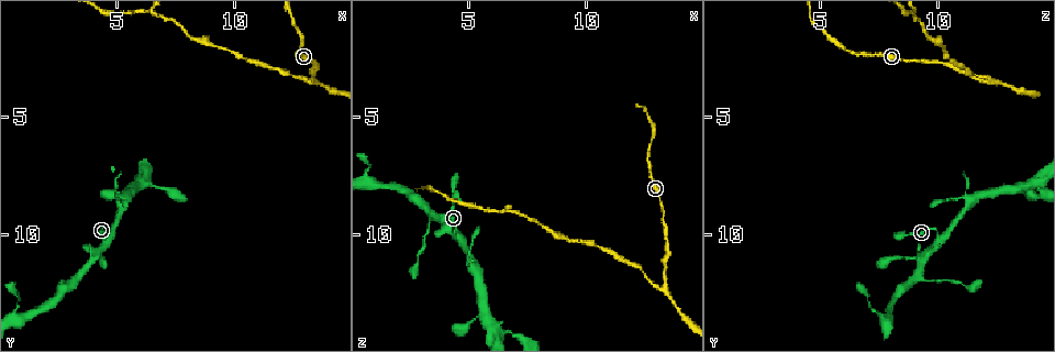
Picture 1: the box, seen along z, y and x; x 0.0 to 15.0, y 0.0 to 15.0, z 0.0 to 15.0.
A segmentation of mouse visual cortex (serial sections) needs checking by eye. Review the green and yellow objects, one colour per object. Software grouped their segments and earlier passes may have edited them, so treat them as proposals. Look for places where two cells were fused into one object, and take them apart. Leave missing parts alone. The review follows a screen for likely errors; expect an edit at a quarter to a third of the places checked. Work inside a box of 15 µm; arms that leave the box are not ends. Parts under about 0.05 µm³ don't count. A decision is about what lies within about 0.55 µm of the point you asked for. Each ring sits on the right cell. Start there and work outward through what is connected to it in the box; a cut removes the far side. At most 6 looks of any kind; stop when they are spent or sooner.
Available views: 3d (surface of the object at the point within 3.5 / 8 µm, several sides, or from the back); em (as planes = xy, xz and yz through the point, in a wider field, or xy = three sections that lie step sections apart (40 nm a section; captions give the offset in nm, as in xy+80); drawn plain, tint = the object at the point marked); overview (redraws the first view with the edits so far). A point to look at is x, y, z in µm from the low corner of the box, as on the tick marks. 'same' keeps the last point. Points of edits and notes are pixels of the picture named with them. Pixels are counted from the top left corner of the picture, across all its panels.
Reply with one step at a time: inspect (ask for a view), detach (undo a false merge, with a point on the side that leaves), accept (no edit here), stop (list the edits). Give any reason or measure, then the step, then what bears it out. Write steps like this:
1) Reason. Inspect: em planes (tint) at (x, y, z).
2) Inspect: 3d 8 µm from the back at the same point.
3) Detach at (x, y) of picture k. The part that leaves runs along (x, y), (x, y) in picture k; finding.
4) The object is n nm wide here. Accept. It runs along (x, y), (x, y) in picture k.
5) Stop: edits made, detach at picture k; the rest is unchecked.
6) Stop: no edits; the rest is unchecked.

Inspect: 3d 8 µm at (4.7, 10.2, 10.2).

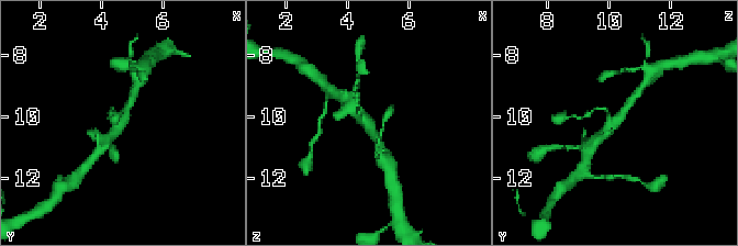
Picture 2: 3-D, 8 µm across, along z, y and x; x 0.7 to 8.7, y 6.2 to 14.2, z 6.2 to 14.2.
Now the EM. Inspect: em xy step 5 (tint) at (4.7, 10.2, 10.2).

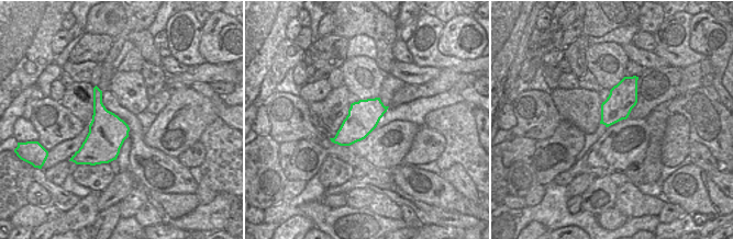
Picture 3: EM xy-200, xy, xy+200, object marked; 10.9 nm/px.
Accept. It runs along (358, 103), (360, 116), (378, 142) in picture 2; continuous, no second cell.

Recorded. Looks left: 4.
Branch point. Inspect: em xy step 3 (tint) at (3.5, 11.7, 9.0).

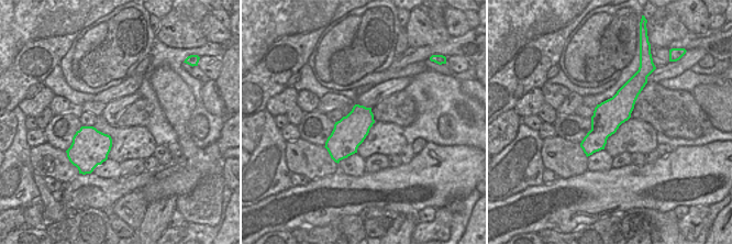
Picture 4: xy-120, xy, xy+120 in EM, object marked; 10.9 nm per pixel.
Wider look. Inspect: 3d 3.5 µm at the same point.

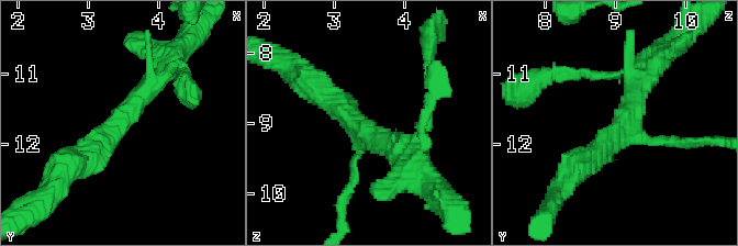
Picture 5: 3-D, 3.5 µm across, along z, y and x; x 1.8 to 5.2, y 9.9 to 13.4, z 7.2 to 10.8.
3 arms meet here. Accept. It runs along (161, 71), (88, 159), (70, 166) in picture 5; continuous, no second cell.

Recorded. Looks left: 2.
A fork. Inspect: 3d 3.5 µm at (13.5, 3.6, 12.1).

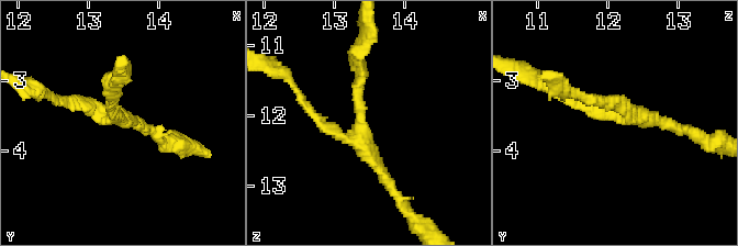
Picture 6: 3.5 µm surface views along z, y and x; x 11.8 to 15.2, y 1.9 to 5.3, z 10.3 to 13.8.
3 arms meet here; the arms are 150, 150, 200 nm wide. Inspect: em xy step 2 (tint) at (13.35, 3.55, 12.15).

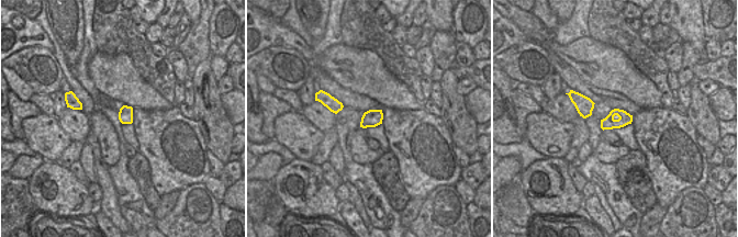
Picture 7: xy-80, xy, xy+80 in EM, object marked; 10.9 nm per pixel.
Accept. It runs along (359, 64), (353, 134), (305, 105) in picture 6; one cell here.

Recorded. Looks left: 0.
Stop: no edits; the rest is unchecked.

